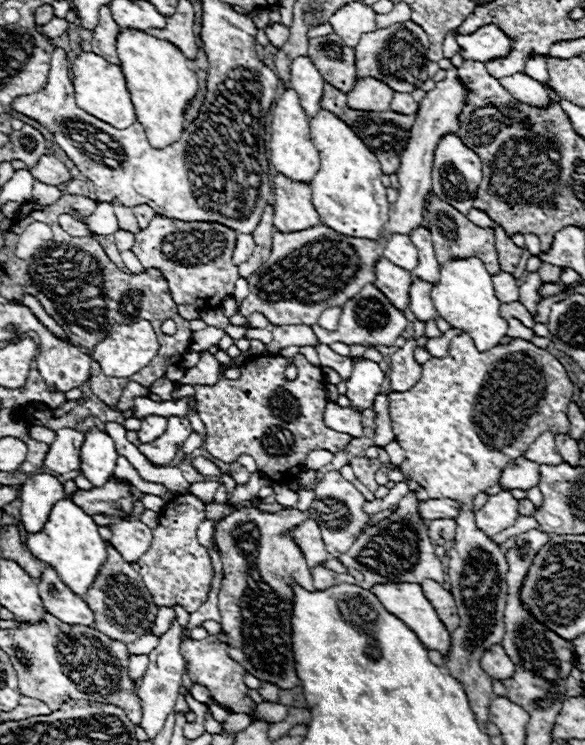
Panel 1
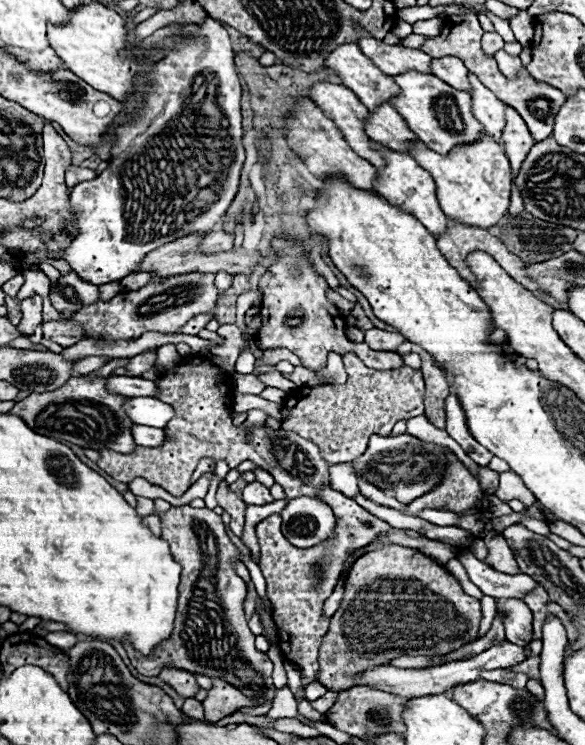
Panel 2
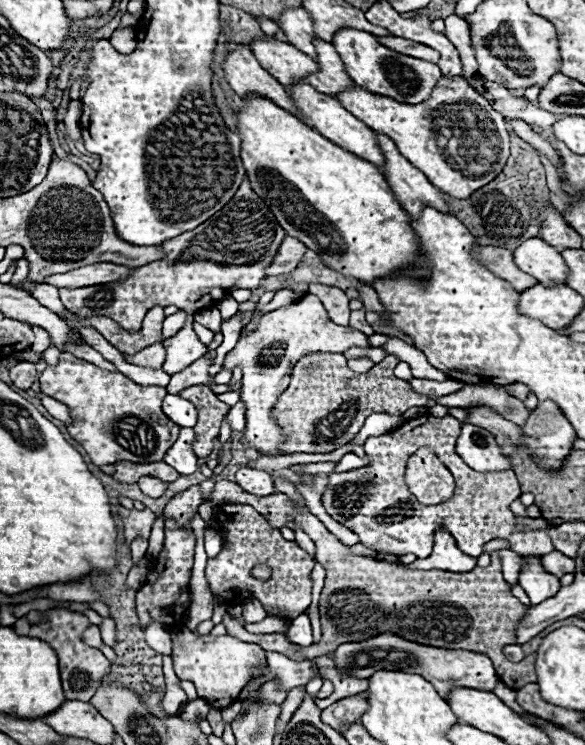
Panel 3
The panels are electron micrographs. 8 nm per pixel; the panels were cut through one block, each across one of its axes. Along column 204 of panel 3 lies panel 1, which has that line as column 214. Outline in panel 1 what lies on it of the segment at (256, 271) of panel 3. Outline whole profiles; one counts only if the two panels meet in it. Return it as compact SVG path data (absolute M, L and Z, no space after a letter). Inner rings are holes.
M154 216L150 226L140 230L134 238L132 252L142 262L144 268L158 268L168 280L170 294L176 304L194 304L196 308L216 308L224 296L232 296L234 280L240 278L238 268L232 264L232 252L236 248L236 230L218 222L182 222L162 216Z

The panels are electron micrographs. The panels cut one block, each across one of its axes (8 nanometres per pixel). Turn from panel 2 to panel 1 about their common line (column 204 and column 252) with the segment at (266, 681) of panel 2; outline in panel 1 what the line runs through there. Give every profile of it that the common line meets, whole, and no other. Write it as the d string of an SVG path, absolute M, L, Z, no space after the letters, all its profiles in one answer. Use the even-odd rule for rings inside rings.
M242 508L216 526L216 542L226 572L218 608L222 630L228 636L230 656L258 680L280 688L300 686L292 650L292 586L300 584L304 590L314 590L312 574L300 548L290 536L280 534L306 518L310 518L310 514L296 508L278 514L262 514L256 508Z

